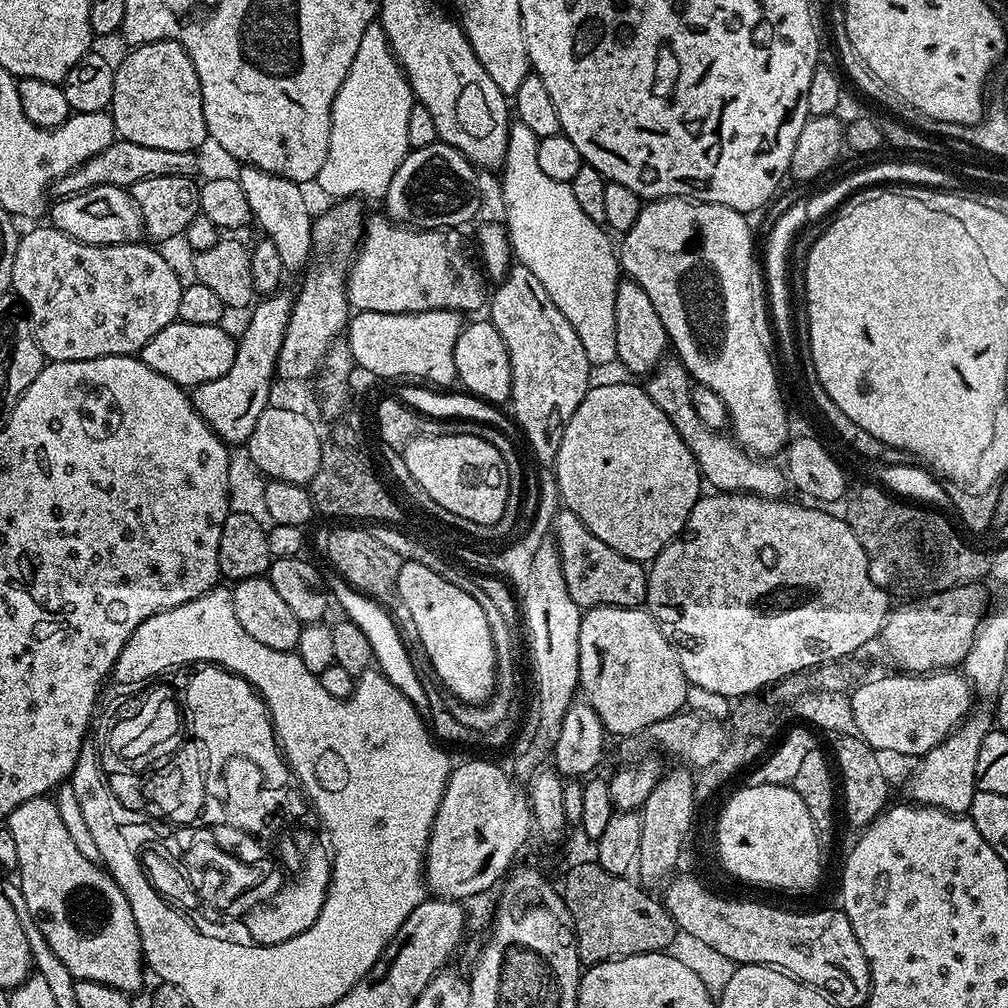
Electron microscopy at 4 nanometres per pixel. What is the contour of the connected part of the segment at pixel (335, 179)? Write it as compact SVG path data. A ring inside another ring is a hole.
M379 23L368 25L350 70L332 103L330 150L314 184L328 198L383 198L398 166L408 156L412 88Z

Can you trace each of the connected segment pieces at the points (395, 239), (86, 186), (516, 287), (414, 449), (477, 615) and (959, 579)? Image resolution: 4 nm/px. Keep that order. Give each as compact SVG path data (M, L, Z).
M379 214L367 221L360 245L348 269L348 302L356 312L406 314L426 310L450 310L461 314L476 312L485 307L486 277L473 245L463 231L455 228L418 228L395 223Z
M117 138L110 146L106 146L106 150L94 154L94 158L90 158L73 172L55 180L50 186L50 192L53 197L63 198L85 192L94 186L118 186L128 190L134 182L143 182L146 178L195 177L196 158L196 152L157 150L150 146L138 146L138 142L126 142Z
M524 264L512 266L508 276L494 289L496 293L493 296L491 293L486 312L508 351L512 375L510 412L515 427L524 431L533 454L542 463L555 465L562 434L593 383L594 365L586 358L586 350L578 334L574 334L574 326L566 322L566 314L554 306L542 282L538 282Z
M427 436L410 441L402 450L402 455L414 481L434 502L445 507L452 518L457 521L468 519L478 525L494 524L502 518L507 502L506 463L502 460L502 454L490 446L490 442L482 442L482 438L473 436Z
M408 560L403 561L398 570L398 594L414 617L418 638L422 638L422 646L426 646L436 679L469 706L483 705L495 686L495 654L486 614L478 602L428 566Z
M872 482L855 488L847 493L842 516L866 554L874 586L893 597L923 598L948 588L959 588L961 584L980 582L991 573L993 553L964 545L951 522L931 512L931 507L905 502Z

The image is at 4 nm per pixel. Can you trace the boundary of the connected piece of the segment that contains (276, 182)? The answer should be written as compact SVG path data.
M244 166L239 169L238 179L246 193L246 202L250 202L252 220L260 223L265 237L271 238L282 258L285 273L292 274L299 268L305 269L312 255L313 213L308 213L308 200L304 197L305 189L292 180L278 174L270 174L261 168Z

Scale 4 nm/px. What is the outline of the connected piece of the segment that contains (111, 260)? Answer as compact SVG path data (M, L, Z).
M45 226L45 228L32 228L28 233L21 235L16 242L16 253L14 254L14 270L12 271L11 291L18 297L19 303L28 307L26 311L27 319L32 326L32 333L36 335L36 341L40 347L40 352L44 356L45 361L53 360L93 360L94 358L102 358L103 356L130 356L139 354L146 346L146 342L150 342L150 338L154 338L154 334L158 334L158 330L162 330L166 326L170 326L178 317L178 298L182 298L182 290L184 284L178 273L172 269L172 264L160 252L155 252L151 248L151 243L137 242L134 244L83 244L74 238L70 238L66 234L62 234L62 230Z

